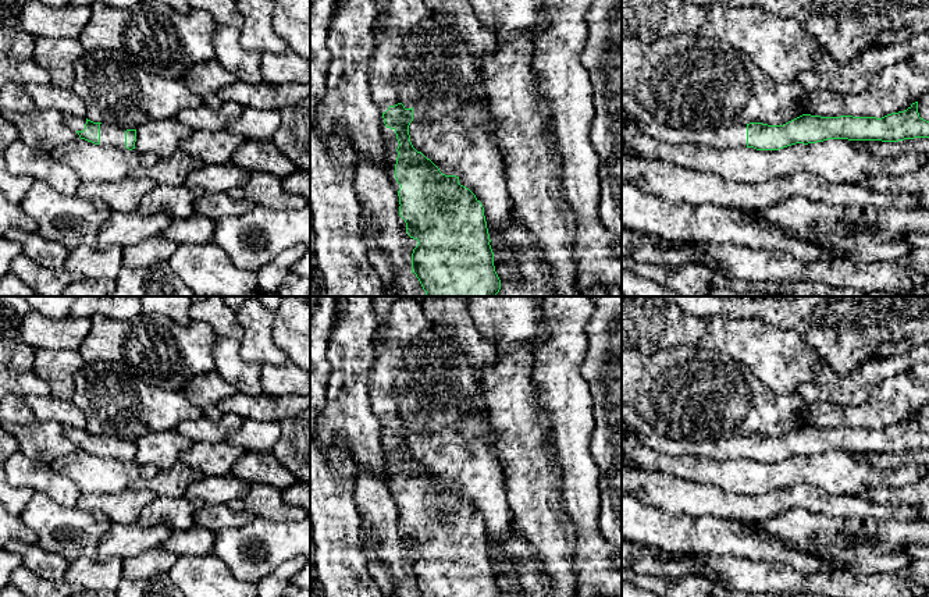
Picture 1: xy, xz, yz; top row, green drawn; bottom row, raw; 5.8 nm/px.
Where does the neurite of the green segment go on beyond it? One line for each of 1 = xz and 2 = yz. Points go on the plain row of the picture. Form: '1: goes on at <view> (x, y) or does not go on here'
1: goes on at xz (406, 320)
2: goes on at yz (721, 448)

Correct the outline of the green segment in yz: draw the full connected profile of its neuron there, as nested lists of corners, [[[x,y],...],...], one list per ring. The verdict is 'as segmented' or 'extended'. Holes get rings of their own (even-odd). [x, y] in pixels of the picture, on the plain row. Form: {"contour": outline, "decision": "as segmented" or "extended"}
{"contour": [[[622,402],[622,423],[644,445],[673,456],[691,454],[711,461],[754,459],[779,462],[795,455],[827,451],[898,454],[929,449],[929,433],[919,429],[918,413],[907,422],[876,429],[821,429],[802,426],[783,437],[762,434],[737,436],[706,441],[676,441],[656,433],[636,409]]], "decision": "extended"}

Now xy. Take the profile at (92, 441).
{"contour": [[[64,426],[64,433],[81,451],[95,456],[117,459],[125,463],[135,461],[136,441],[108,434],[93,434],[85,429],[71,426]]], "decision": "extended"}

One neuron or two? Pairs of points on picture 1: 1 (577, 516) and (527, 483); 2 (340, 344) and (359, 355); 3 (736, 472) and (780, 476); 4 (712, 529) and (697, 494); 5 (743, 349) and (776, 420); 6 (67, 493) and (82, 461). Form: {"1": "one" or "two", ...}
{"1": "two", "2": "one", "3": "one", "4": "two", "5": "two", "6": "two"}

